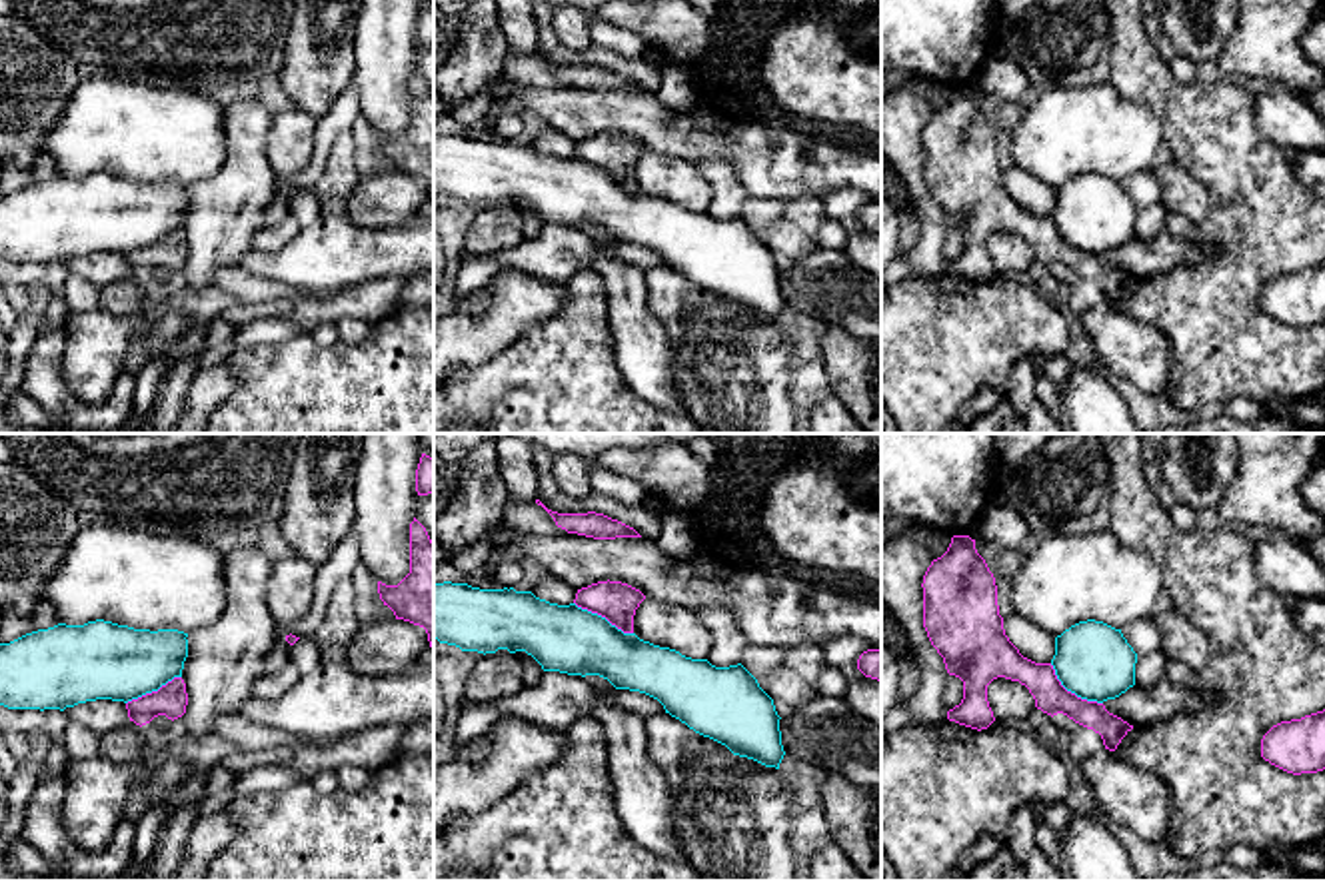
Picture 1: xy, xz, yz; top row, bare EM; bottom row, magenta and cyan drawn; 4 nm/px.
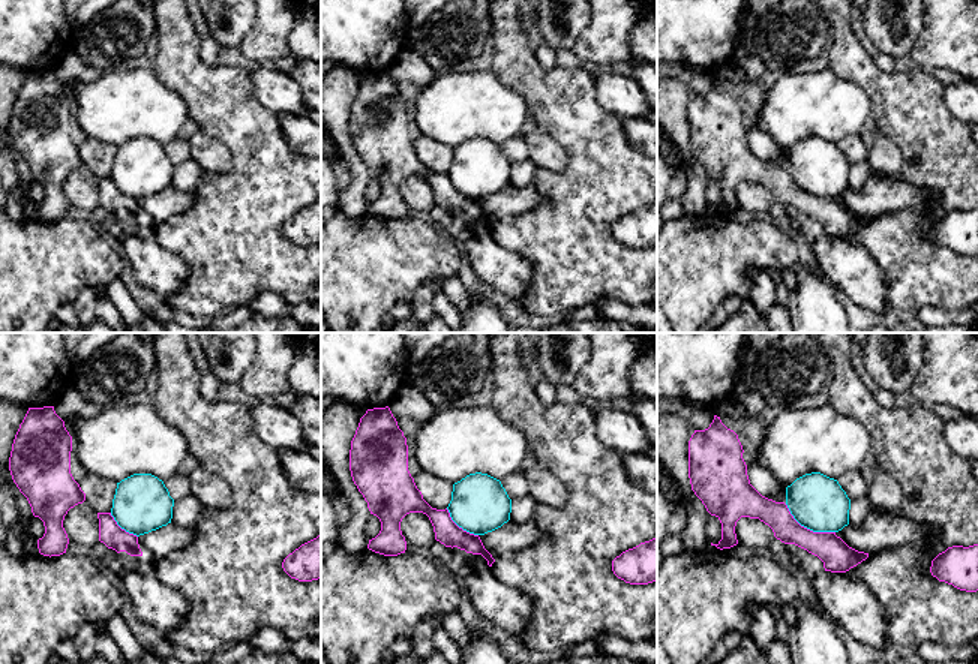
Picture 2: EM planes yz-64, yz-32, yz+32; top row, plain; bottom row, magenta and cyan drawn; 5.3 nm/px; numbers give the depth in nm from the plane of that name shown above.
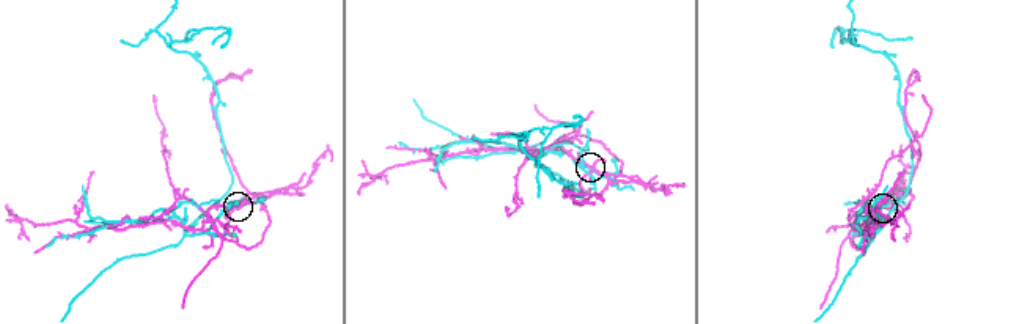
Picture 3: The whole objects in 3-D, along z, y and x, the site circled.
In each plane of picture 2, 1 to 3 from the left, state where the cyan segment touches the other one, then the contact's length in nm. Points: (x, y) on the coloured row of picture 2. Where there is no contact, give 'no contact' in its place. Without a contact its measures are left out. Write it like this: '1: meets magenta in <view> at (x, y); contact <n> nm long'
1: meets magenta in yz-64 at (120, 528); contact 200 nm long
2: meets magenta in yz-32 at (458, 526); contact 220 nm long
3: meets magenta in yz+32 at (806, 528); contact 320 nm long

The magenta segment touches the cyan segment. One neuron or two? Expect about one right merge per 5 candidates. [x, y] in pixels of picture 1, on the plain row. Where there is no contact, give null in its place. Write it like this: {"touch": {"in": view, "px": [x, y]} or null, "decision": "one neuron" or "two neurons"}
{"touch": {"in": "yz", "px": [1070, 244]}, "decision": "two neurons"}

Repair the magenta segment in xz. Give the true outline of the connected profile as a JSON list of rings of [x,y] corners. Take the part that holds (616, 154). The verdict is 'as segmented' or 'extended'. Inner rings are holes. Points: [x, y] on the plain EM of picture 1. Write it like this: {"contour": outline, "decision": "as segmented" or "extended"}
{"contour": [[[598,134],[578,142],[574,156],[606,170],[624,186],[634,186],[634,168],[646,148],[622,134]]], "decision": "as segmented"}

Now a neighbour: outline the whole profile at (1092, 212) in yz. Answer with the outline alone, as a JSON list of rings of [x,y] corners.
[[[1087,172],[1055,190],[1051,218],[1061,238],[1081,252],[1103,256],[1135,238],[1137,206],[1115,182]]]

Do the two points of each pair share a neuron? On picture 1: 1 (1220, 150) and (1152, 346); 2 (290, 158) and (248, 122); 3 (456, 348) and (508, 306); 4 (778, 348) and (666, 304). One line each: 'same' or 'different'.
1: different
2: different
3: same
4: same

